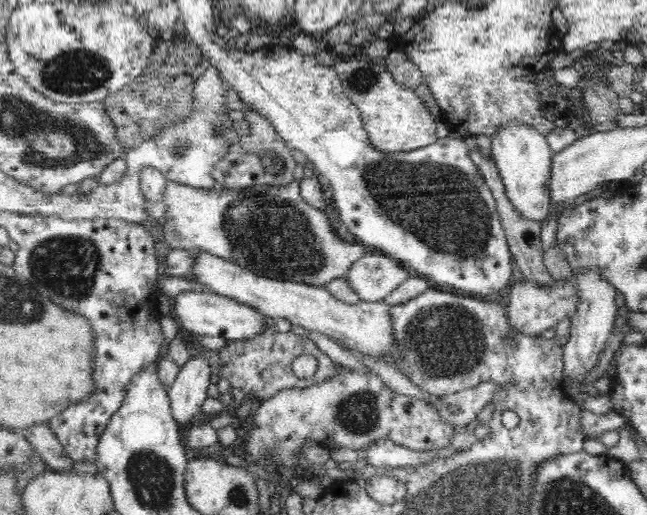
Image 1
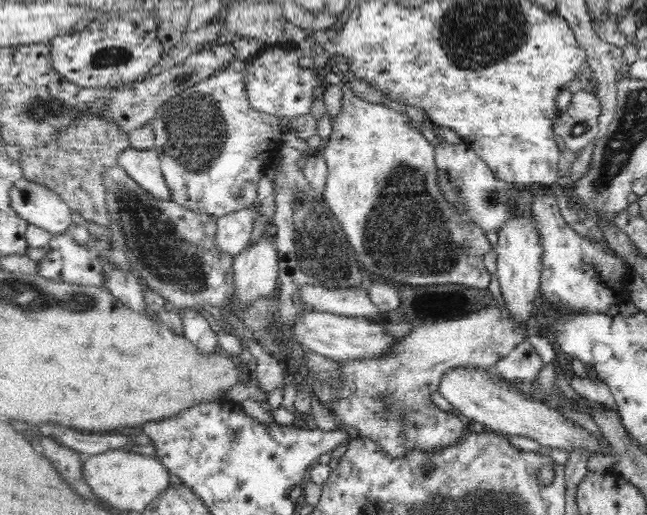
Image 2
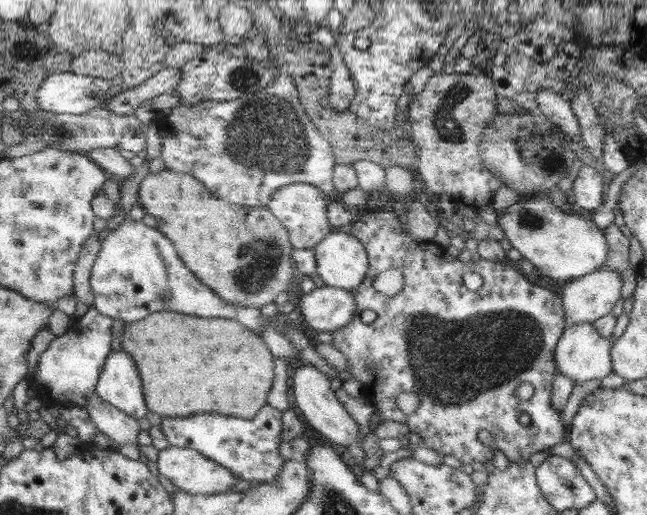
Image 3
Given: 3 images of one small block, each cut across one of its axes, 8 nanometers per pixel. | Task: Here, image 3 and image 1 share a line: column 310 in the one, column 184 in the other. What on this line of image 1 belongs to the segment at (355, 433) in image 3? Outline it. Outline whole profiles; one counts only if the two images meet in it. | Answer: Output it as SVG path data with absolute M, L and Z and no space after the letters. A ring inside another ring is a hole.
M204 354L190 357L180 369L170 388L172 415L178 424L187 427L200 415L202 405L208 398L213 367Z

